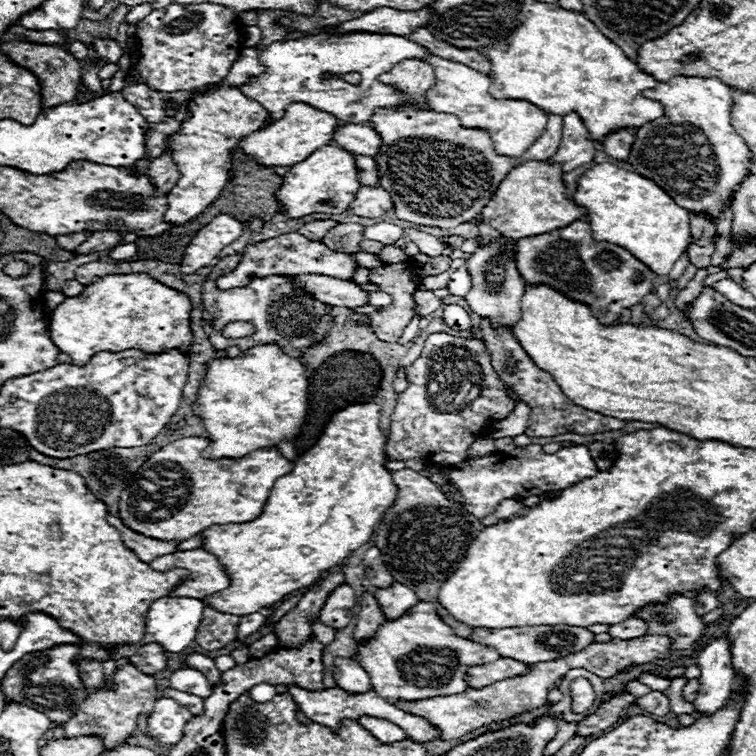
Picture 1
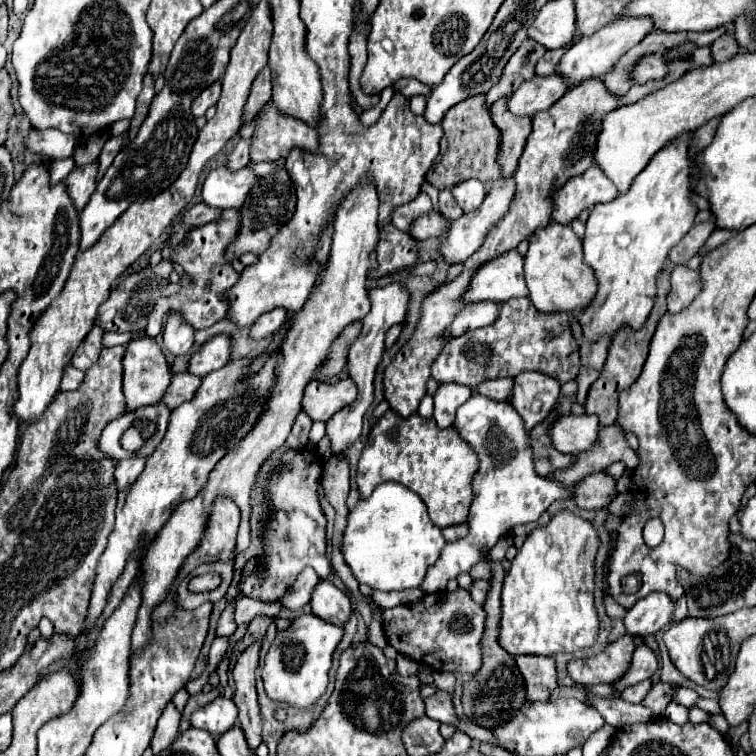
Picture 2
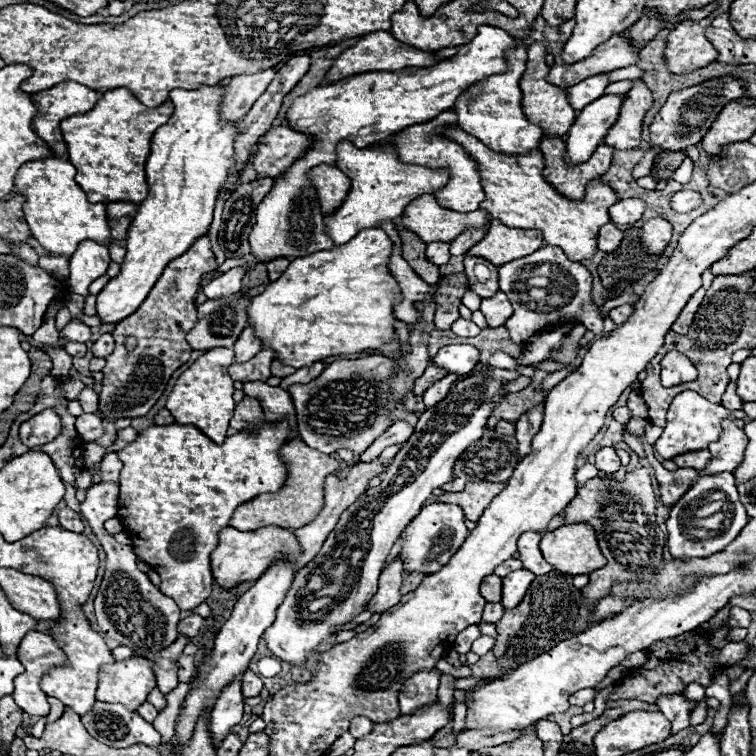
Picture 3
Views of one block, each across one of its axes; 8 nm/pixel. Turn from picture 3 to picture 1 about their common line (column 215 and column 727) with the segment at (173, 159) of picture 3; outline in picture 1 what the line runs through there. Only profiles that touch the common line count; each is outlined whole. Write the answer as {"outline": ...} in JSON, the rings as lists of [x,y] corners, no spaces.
{"outline":[[[678,76],[670,82],[660,82],[658,88],[644,90],[642,96],[664,106],[664,116],[634,132],[636,140],[628,158],[634,172],[654,180],[678,206],[714,220],[732,202],[734,190],[744,182],[752,166],[750,150],[730,122],[732,94],[734,88],[722,80],[698,76]]]}

